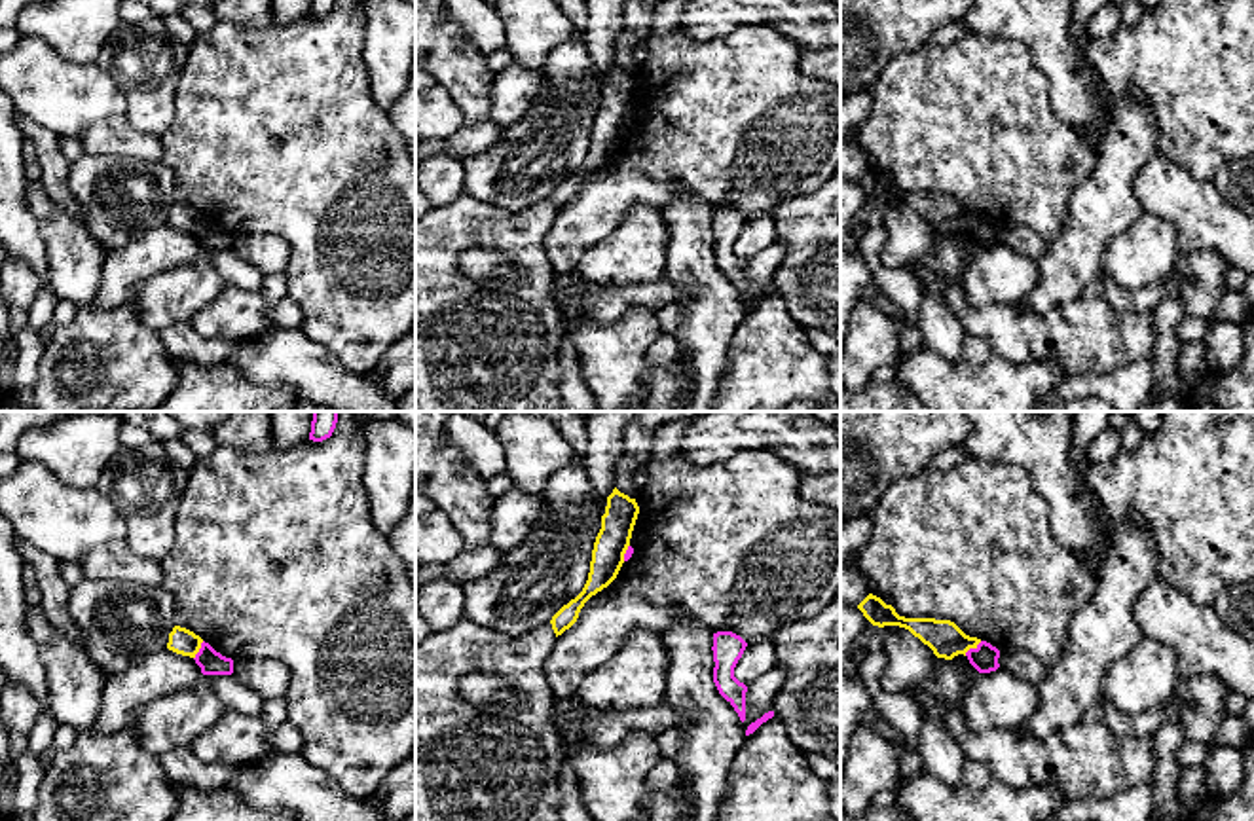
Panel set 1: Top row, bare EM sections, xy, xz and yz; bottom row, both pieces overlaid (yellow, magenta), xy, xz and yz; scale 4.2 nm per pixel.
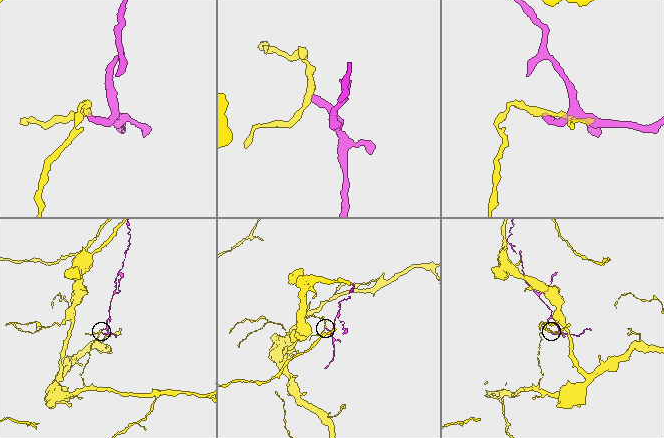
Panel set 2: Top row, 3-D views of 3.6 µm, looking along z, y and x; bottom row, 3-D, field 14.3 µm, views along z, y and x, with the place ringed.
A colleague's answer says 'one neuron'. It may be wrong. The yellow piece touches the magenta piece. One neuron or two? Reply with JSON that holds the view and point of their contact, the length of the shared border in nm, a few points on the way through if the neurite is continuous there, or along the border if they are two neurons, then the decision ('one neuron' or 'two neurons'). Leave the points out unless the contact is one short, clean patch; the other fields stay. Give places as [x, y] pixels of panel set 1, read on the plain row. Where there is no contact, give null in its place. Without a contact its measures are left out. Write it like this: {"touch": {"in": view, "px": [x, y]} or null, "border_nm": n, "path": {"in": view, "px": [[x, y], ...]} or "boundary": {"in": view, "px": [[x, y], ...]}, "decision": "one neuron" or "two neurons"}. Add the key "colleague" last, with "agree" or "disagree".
{"touch": {"in": "yz", "px": [972, 222]}, "border_nm": 100, "boundary": {"in": "yz", "px": [[981, 217], [964, 230]]}, "decision": "two neurons", "colleague": "disagree"}

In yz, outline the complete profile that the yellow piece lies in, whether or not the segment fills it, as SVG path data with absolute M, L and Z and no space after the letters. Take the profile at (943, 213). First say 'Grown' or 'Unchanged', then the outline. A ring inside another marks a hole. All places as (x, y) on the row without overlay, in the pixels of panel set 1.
Unchanged. M869 169L858 184L873 201L899 201L909 205L914 212L928 220L937 233L952 235L958 229L966 231L969 224L977 224L981 218L981 214L966 210L950 195L899 192L892 180L886 180L873 169Z

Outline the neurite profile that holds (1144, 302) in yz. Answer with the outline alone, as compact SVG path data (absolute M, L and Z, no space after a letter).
M1172 275L1171 283L1150 283L1148 286L1142 286L1138 290L1125 290L1119 284L1116 284L1112 279L1102 277L1104 300L1116 311L1121 313L1129 313L1129 311L1152 313L1165 296L1180 298L1180 290L1174 279L1176 277Z

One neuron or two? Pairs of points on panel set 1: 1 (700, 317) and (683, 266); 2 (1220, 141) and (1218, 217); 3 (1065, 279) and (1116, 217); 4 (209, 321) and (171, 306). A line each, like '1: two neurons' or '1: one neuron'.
1: one neuron
2: two neurons
3: one neuron
4: two neurons

